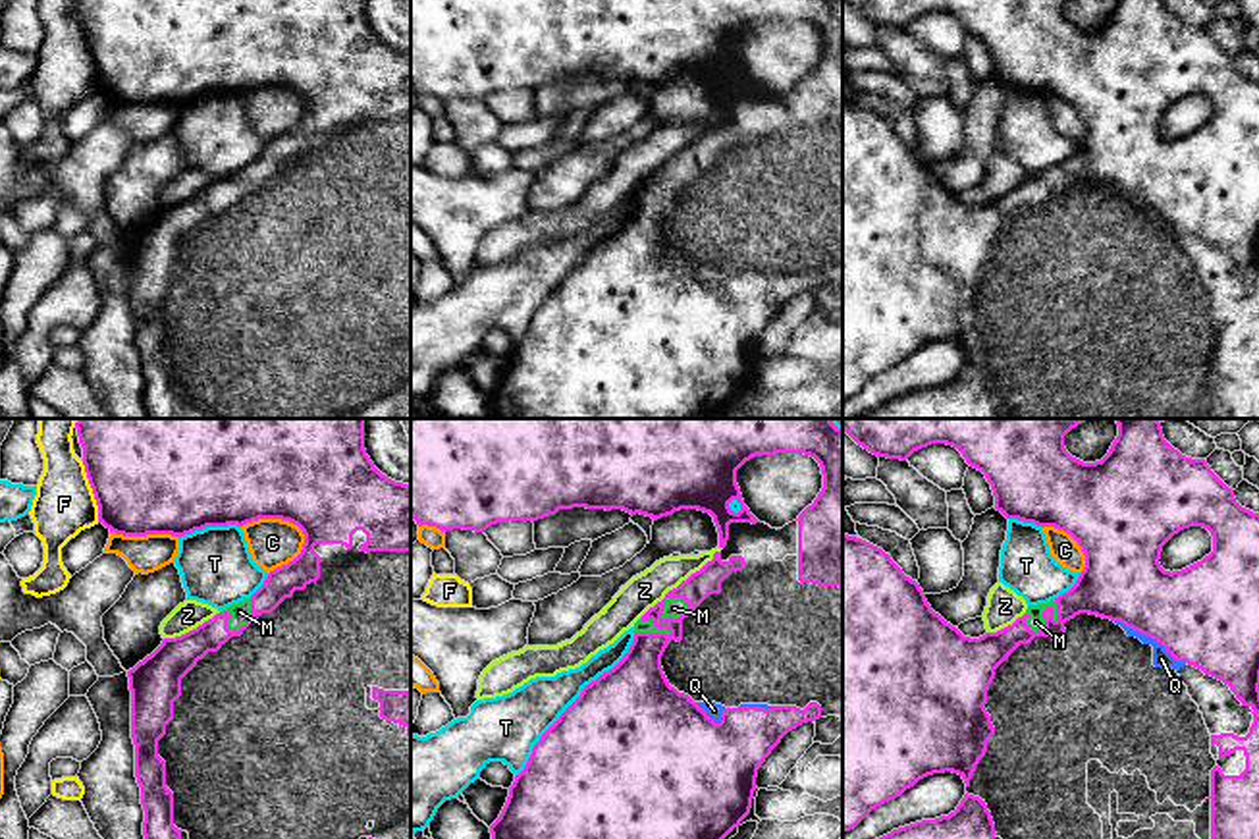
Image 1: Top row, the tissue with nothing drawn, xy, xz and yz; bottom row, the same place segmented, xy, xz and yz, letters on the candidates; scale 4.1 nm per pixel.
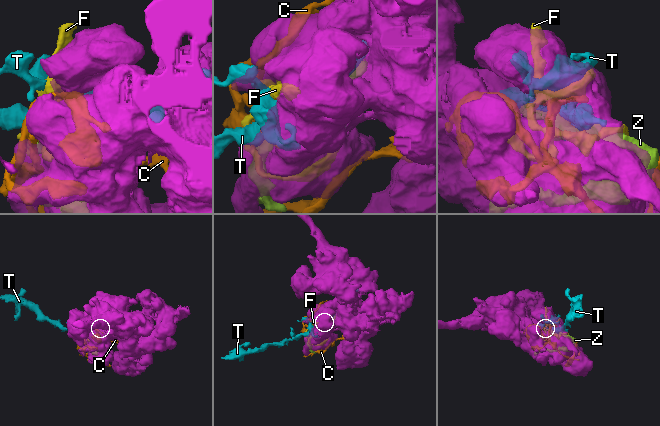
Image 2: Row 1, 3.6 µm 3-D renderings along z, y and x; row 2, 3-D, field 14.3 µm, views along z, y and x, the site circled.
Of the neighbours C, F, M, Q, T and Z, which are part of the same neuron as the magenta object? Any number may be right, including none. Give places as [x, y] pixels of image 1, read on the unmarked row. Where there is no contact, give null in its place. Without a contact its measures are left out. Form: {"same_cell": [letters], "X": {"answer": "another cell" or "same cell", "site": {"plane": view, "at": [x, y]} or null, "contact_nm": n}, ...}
{"same_cell": ["M", "Q"], "C": {"answer": "another cell", "site": {"plane": "xy", "at": [278, 85]}, "contact_nm": 280}, "F": {"answer": "another cell", "site": {"plane": "xy", "at": [93, 60]}, "contact_nm": 260}, "M": {"answer": "same cell", "site": {"plane": "yz", "at": [1044, 186]}, "contact_nm": 170}, "Q": {"answer": "same cell", "site": {"plane": "yz", "at": [1150, 203]}, "contact_nm": 340}, "T": {"answer": "another cell", "site": {"plane": "xz", "at": [575, 269]}, "contact_nm": 800}, "Z": {"answer": "another cell", "site": {"plane": "xz", "at": [683, 149]}, "contact_nm": 460}}

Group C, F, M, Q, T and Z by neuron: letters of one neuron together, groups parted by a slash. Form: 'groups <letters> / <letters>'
groups C / F / M Q / T / Z

